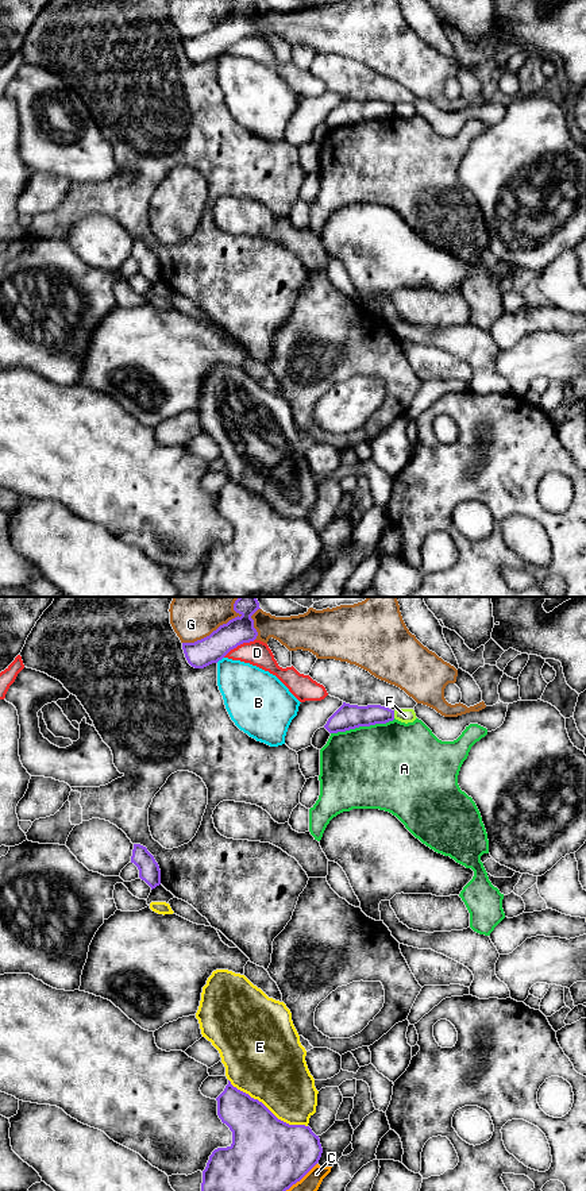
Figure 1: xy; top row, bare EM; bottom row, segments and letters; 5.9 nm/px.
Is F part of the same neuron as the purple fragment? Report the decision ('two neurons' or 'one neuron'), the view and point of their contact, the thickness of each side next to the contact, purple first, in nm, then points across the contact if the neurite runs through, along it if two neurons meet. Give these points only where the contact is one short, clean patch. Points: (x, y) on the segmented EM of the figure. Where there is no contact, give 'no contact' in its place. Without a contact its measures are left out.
two neurons; contact xy (393, 715); calibres 140 and 80 nm; border xy (393, 710), (394, 717)

